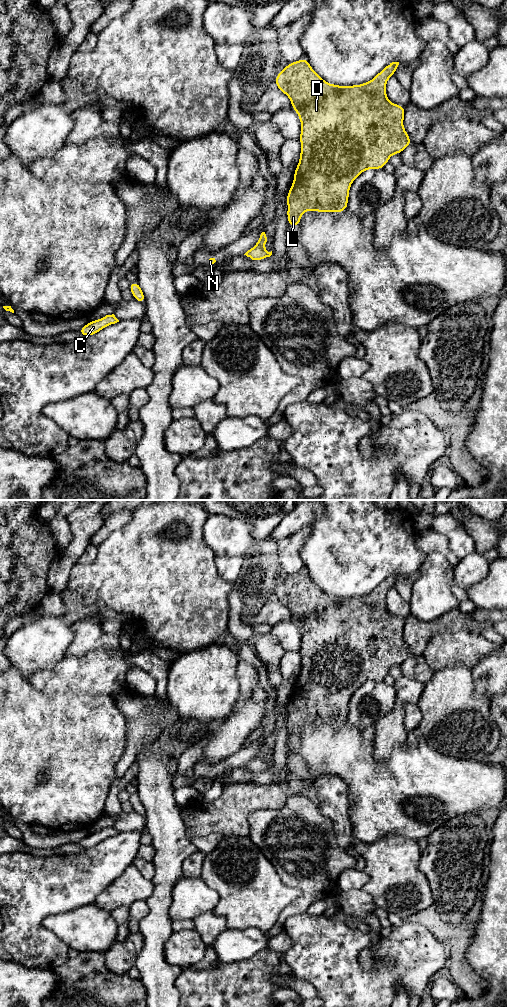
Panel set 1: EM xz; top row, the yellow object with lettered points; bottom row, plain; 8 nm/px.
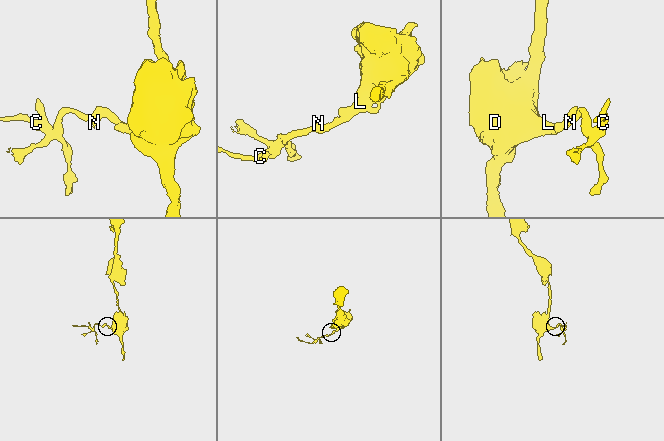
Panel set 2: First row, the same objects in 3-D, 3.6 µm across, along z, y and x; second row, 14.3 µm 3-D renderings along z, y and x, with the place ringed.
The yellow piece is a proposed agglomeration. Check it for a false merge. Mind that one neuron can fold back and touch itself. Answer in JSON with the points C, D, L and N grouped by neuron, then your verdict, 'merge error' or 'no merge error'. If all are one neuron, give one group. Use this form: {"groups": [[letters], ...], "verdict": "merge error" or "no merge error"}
{"groups": [["C", "D", "L", "N"]], "verdict": "no merge error"}

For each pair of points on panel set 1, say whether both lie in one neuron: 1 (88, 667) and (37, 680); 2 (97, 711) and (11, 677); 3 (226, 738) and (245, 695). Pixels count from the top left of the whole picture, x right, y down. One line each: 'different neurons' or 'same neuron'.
1: same neuron
2: same neuron
3: different neurons

